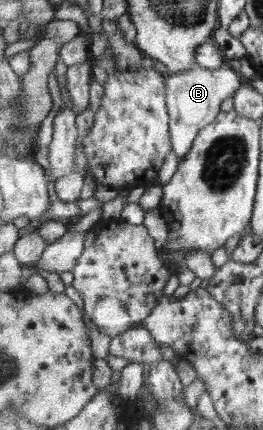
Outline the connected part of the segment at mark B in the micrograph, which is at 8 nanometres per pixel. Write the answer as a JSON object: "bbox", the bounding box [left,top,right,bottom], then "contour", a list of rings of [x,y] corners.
{"bbox":[167,65,247,162],"contour":[[[195,65],[191,70],[167,74],[167,106],[171,115],[171,141],[180,162],[188,155],[202,127],[210,125],[218,117],[222,103],[247,84],[239,72],[230,67],[215,70]]]}

